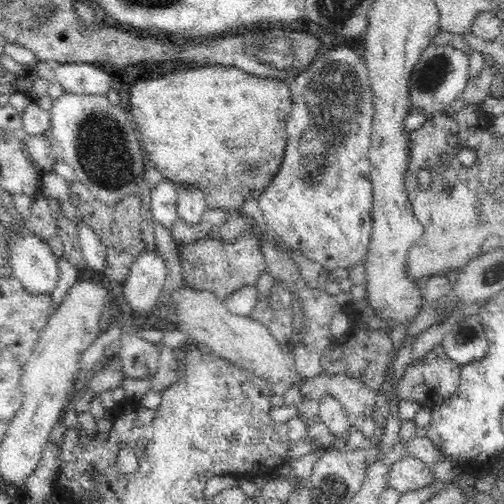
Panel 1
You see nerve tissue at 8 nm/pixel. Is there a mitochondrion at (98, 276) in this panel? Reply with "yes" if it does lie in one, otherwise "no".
no

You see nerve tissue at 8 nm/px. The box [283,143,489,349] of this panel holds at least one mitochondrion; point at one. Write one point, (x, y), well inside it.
(468, 337)

